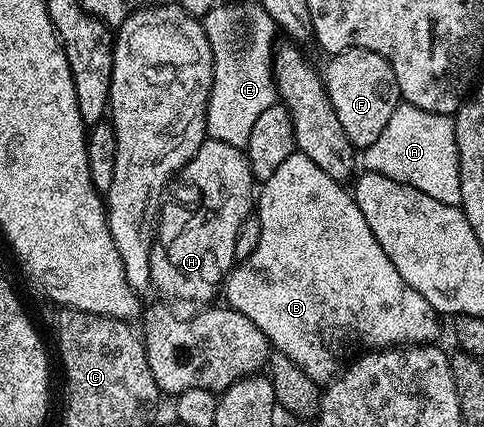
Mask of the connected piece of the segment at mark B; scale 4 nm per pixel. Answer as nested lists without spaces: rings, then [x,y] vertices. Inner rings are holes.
[[[298,153],[285,157],[285,161],[281,161],[281,165],[277,165],[277,173],[273,173],[273,177],[262,180],[261,190],[257,195],[257,217],[261,221],[261,241],[257,241],[257,249],[248,259],[242,260],[228,271],[225,280],[225,295],[227,291],[225,303],[234,311],[240,311],[245,317],[249,317],[249,321],[253,321],[253,325],[257,325],[257,329],[261,329],[261,333],[265,333],[272,348],[278,354],[289,356],[309,378],[316,381],[334,379],[337,374],[335,347],[347,347],[350,343],[357,342],[362,335],[364,348],[367,349],[390,349],[400,345],[431,345],[438,340],[435,338],[439,335],[441,315],[433,309],[432,305],[429,305],[429,301],[421,293],[411,288],[402,279],[401,274],[394,267],[393,261],[386,256],[385,250],[378,244],[373,231],[369,229],[369,224],[355,203],[352,192],[344,184],[333,181],[333,177],[329,177],[329,173],[317,169],[317,165],[313,165],[313,161],[309,161],[309,157]]]

